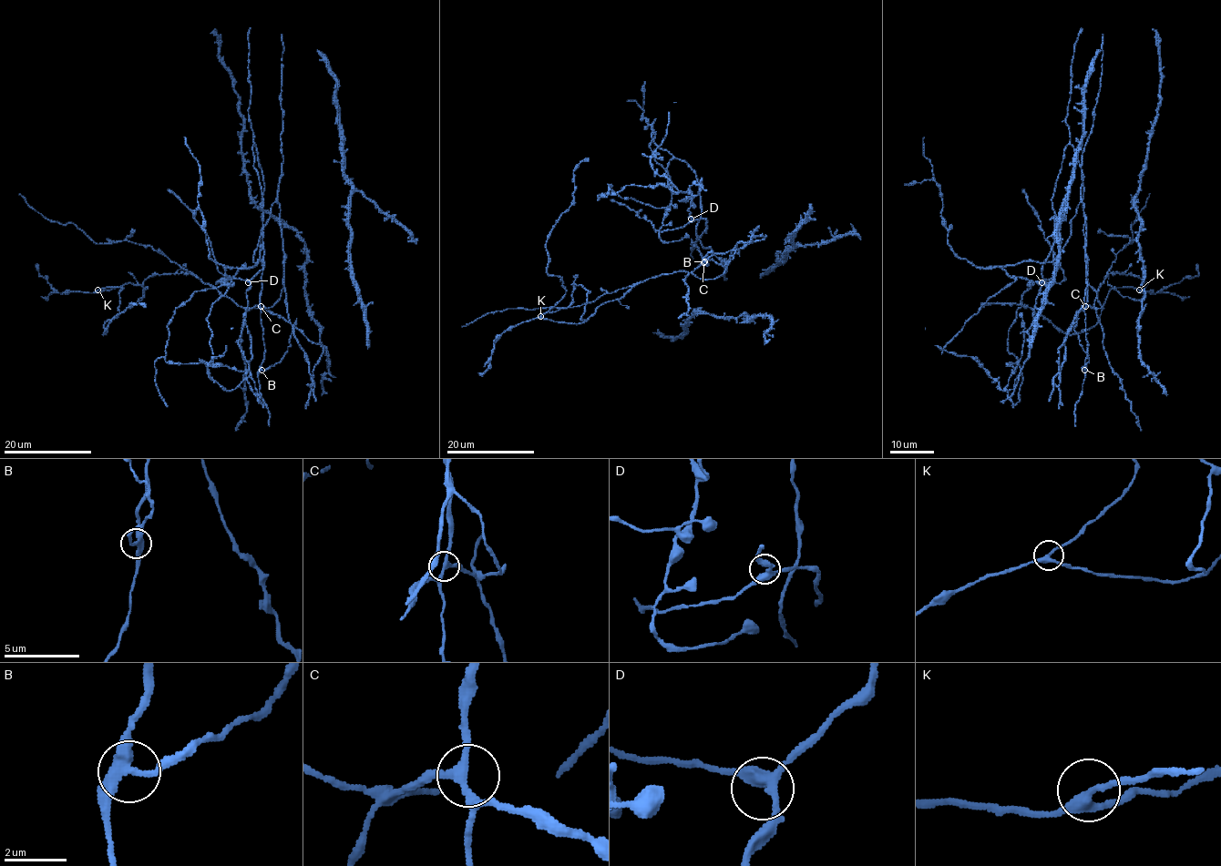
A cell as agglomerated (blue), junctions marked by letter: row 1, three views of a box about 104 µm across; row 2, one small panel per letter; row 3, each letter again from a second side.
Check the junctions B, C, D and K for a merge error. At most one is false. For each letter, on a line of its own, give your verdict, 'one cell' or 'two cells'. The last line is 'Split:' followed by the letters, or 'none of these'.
B: two cells
C: one cell
D: one cell
K: one cell
Split: B

